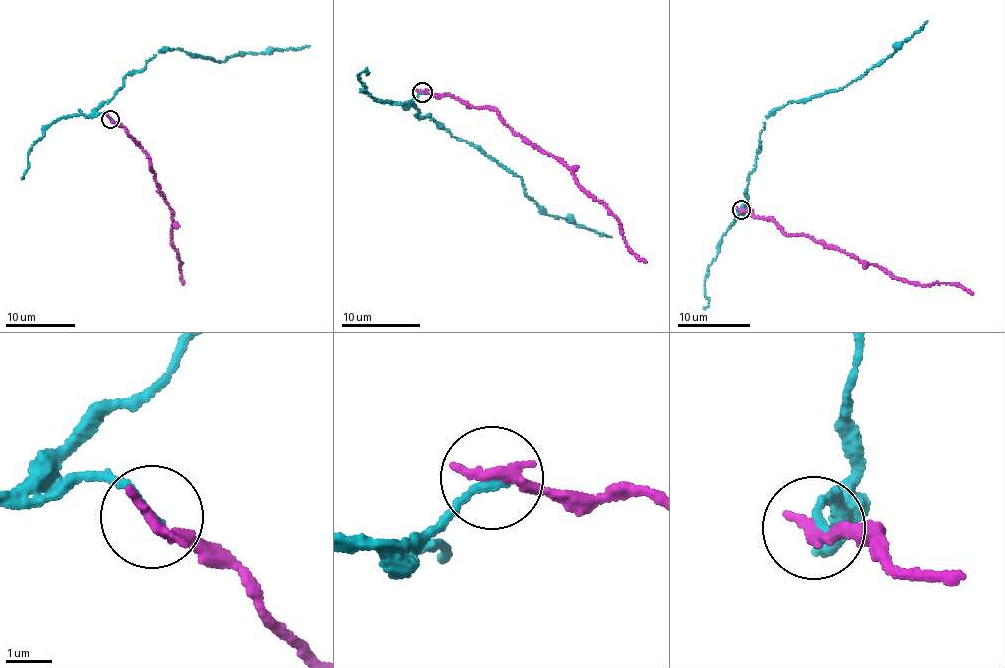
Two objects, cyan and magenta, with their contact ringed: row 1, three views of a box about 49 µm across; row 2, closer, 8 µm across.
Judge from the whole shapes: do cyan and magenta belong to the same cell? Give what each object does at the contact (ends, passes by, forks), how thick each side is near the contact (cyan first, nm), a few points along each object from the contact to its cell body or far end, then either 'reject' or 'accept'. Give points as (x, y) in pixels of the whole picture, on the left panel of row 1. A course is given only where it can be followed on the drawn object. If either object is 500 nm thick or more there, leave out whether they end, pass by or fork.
cyan ends there; magenta ends there; 160 nm thick on the cyan side, 300 nm on the other; cyan runs (110, 118), (97, 109), (127, 75), (158, 52), (178, 48), (220, 62), (246, 53), (310, 46); magenta runs (110, 118), (119, 122), (139, 143), (153, 171), (171, 216), (170, 231), (181, 262), (178, 268), (183, 285); reject

